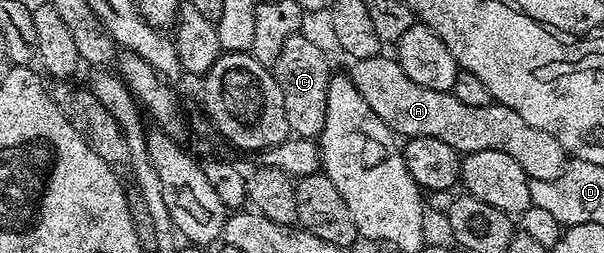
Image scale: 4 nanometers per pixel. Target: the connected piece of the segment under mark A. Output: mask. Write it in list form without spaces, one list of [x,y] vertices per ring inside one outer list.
[[[394,57],[356,58],[350,65],[349,77],[353,80],[357,92],[361,92],[361,96],[365,96],[365,104],[369,104],[369,108],[373,108],[373,112],[377,112],[377,116],[381,116],[381,120],[385,120],[388,128],[404,139],[441,140],[463,156],[473,152],[500,150],[513,156],[513,160],[517,160],[517,164],[521,164],[527,177],[532,180],[549,180],[550,182],[557,180],[568,164],[567,149],[559,143],[557,136],[549,136],[549,132],[541,132],[541,128],[533,128],[533,124],[525,124],[525,120],[521,120],[521,116],[517,112],[513,112],[513,108],[498,104],[485,108],[473,108],[470,104],[461,104],[461,100],[457,100],[457,96],[453,96],[448,91],[421,88],[421,84],[413,84],[413,80],[409,80],[409,76],[405,76],[405,72]]]

